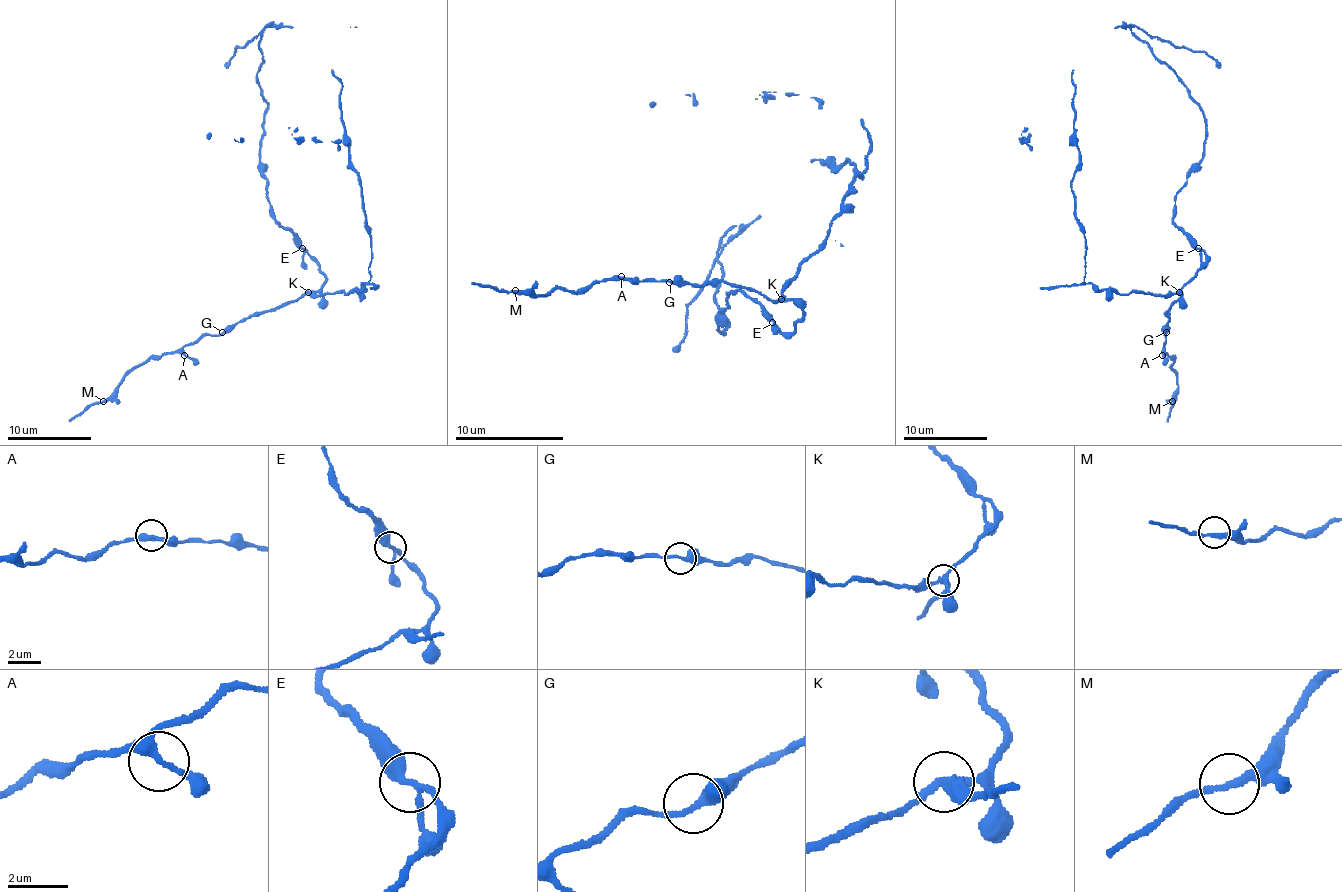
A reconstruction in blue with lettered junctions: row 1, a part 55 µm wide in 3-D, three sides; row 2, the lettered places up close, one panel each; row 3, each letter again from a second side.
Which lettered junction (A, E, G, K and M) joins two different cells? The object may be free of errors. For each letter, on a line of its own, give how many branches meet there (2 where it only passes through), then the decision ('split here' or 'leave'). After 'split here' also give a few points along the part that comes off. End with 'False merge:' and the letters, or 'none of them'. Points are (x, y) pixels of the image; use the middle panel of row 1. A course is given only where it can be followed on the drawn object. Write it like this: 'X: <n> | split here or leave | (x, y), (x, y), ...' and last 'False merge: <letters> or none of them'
A: 3 | leave
E: 3 | leave
G: 2 | leave
K: 3 | split here
M: 2 | leave
False merge: K

